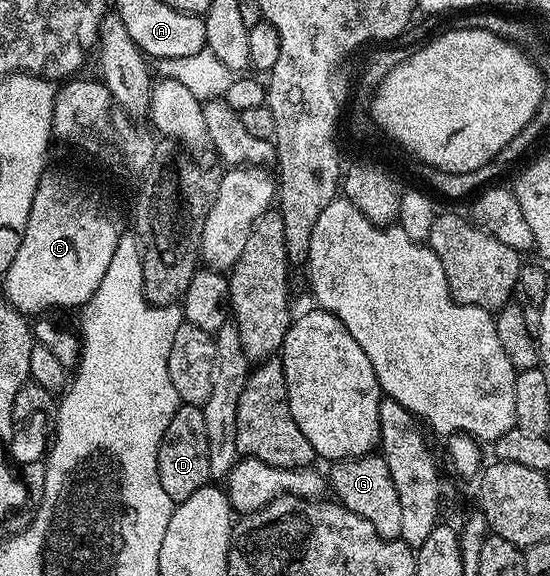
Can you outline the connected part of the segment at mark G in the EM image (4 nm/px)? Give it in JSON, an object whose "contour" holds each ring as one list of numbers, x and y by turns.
{"contour":[[381,453,362,454,359,458,340,458,333,463,328,474,328,486,334,489,333,497,345,510,356,512,356,516,364,516,372,528,382,538,401,539,400,532,400,492,396,492,396,484,392,484,392,476,388,472,388,464]]}

